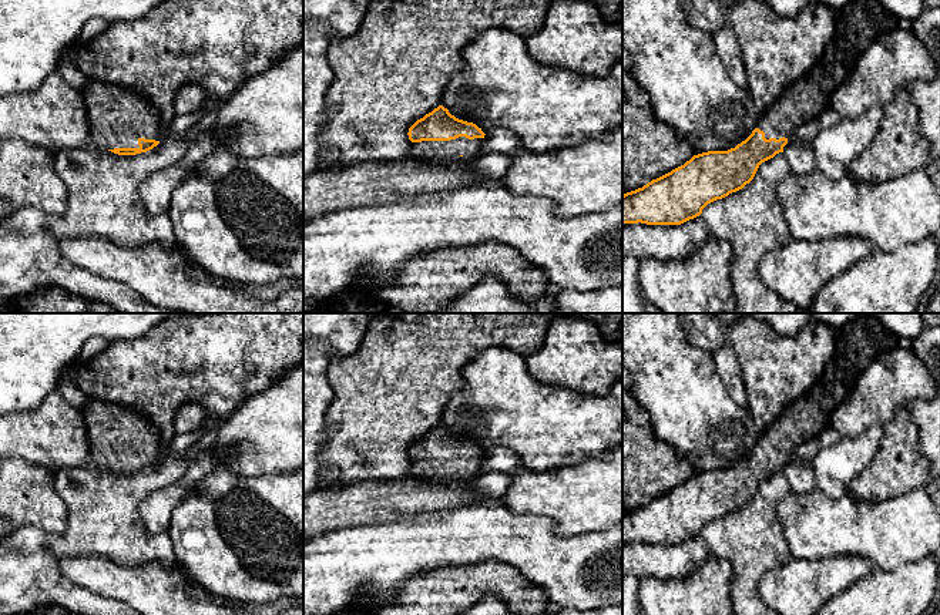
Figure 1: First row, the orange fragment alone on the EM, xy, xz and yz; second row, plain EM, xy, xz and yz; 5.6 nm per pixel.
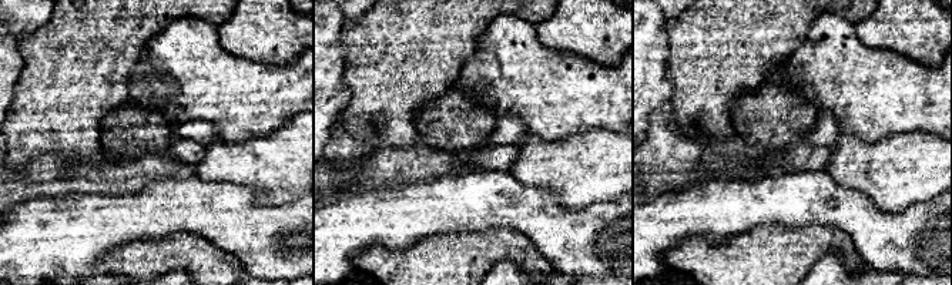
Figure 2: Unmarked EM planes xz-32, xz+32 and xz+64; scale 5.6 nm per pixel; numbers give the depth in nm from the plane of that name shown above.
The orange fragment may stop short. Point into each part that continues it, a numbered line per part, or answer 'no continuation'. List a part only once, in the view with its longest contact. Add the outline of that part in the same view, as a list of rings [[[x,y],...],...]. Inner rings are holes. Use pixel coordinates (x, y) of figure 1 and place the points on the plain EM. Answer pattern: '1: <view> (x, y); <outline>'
1: xz (445, 473); [[[459,456],[450,460],[412,461],[409,473],[413,480],[444,488],[460,487],[476,480],[481,471],[483,457]]]

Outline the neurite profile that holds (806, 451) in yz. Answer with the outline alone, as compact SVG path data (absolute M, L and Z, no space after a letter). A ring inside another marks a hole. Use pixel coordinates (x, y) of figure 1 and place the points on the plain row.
M813 437L808 441L803 441L802 444L798 446L798 451L796 456L806 463L810 463L816 454L820 450L820 443L819 443L819 437Z

